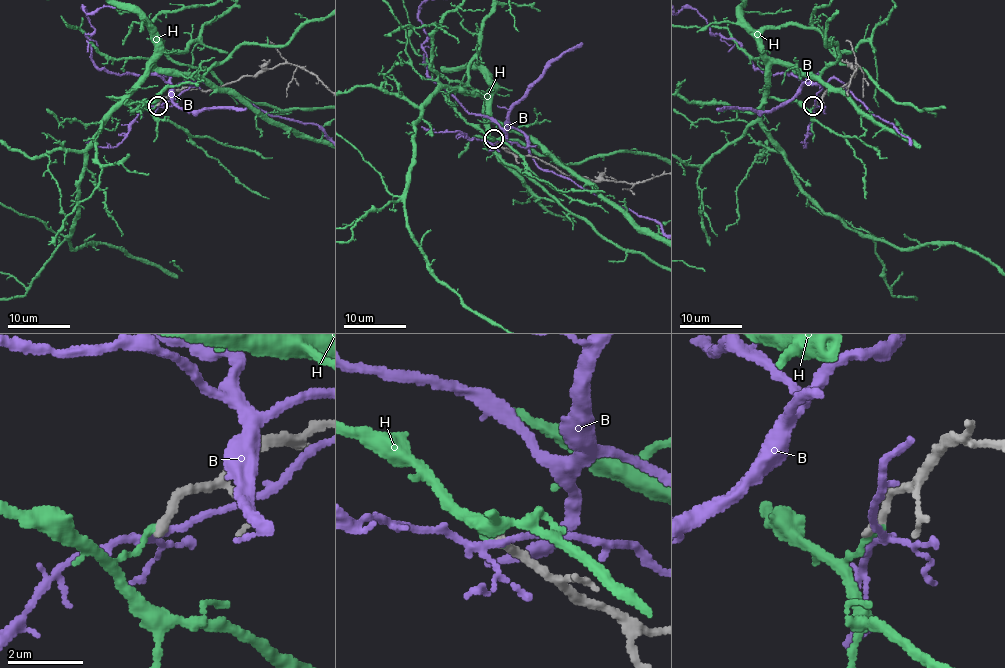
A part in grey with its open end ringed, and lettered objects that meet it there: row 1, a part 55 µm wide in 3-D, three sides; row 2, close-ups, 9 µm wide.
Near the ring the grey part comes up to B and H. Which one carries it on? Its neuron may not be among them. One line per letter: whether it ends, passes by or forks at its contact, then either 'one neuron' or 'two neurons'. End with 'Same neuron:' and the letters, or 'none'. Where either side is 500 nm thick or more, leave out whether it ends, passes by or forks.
B: it forks there; two neurons
H: it ends there; two neurons
Same neuron: none

